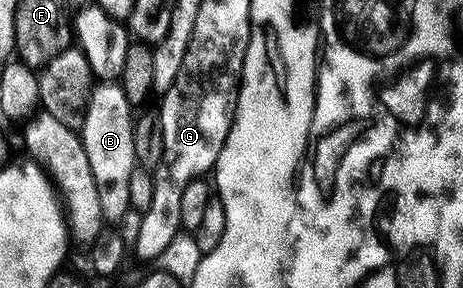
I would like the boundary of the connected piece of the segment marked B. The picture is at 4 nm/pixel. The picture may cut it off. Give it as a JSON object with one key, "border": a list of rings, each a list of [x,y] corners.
{"border":[[[117,84],[96,85],[83,112],[81,137],[85,156],[89,156],[89,168],[93,168],[93,181],[97,184],[97,196],[101,199],[101,212],[111,224],[118,223],[119,218],[131,210],[129,176],[133,176],[137,168],[133,152],[134,127],[133,107],[122,88]]]}

